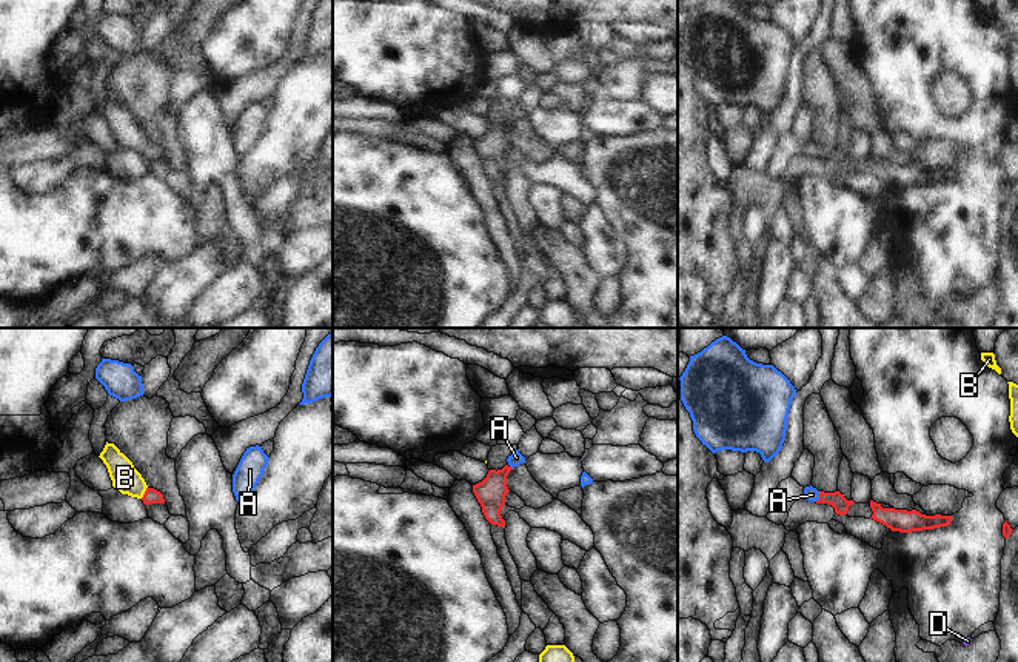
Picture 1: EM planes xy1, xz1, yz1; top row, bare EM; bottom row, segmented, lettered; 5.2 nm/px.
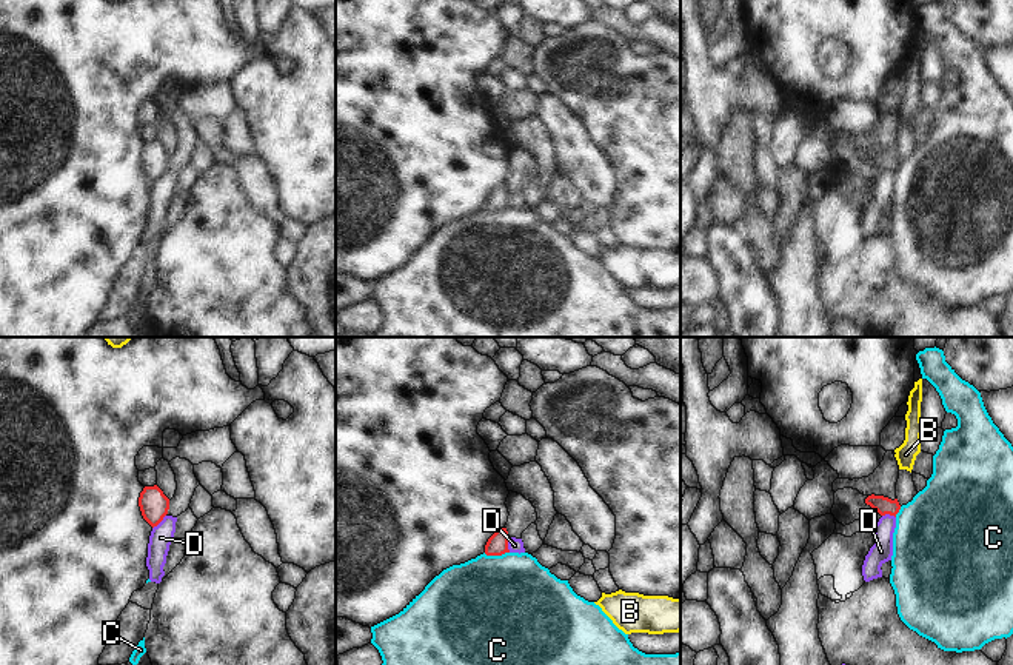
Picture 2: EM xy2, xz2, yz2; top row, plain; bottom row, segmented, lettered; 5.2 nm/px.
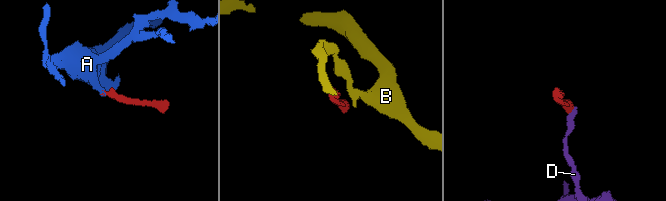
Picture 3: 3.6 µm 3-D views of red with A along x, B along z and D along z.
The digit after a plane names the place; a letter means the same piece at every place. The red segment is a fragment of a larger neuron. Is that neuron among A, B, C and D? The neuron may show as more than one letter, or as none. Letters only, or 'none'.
A

